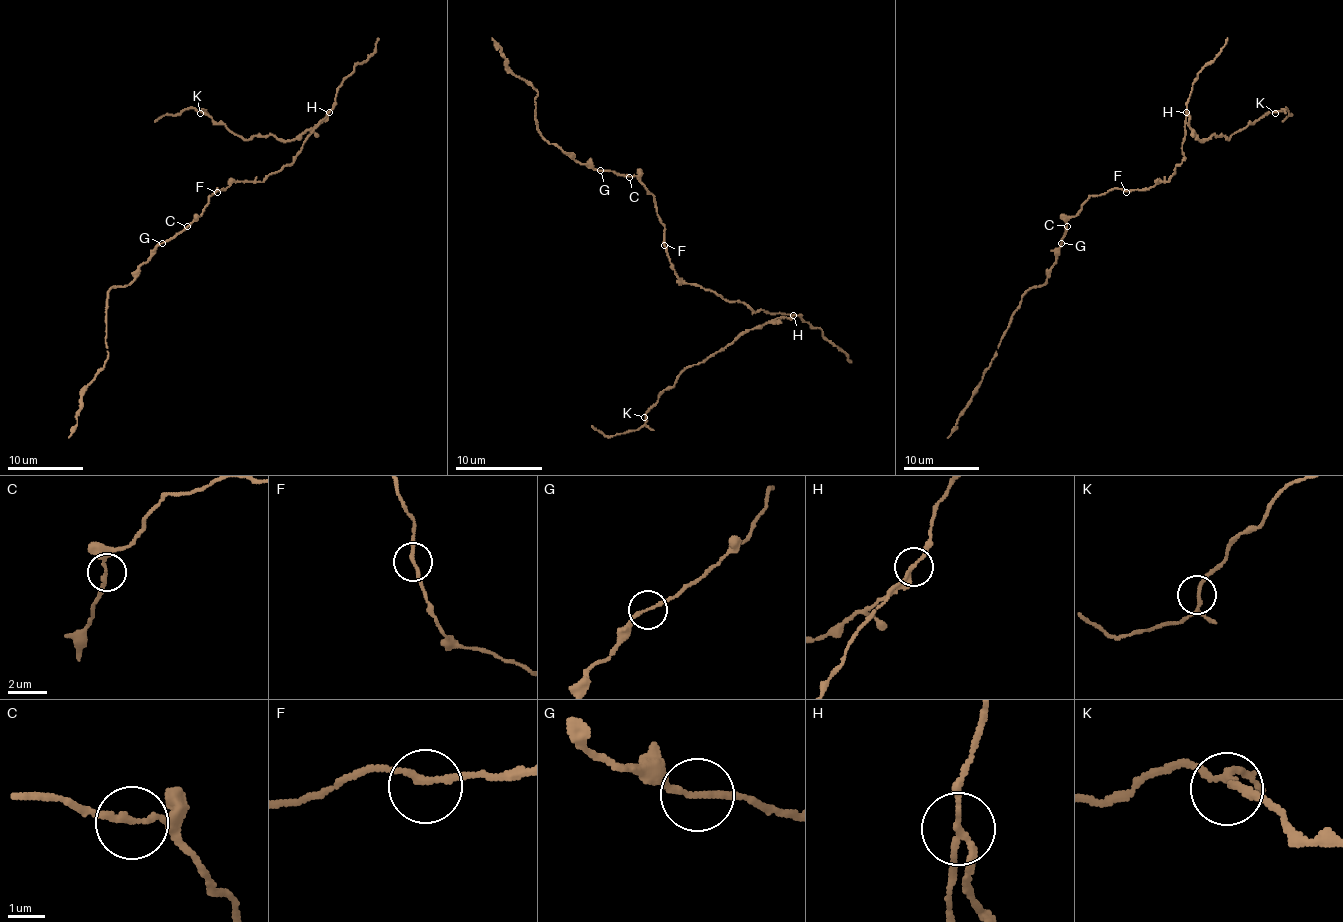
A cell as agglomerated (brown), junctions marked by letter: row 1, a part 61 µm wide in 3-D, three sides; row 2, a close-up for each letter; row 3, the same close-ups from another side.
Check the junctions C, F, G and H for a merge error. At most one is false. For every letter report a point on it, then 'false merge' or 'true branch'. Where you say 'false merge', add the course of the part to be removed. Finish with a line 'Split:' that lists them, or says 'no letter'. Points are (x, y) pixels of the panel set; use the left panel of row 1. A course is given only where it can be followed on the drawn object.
C: place (187, 226); true branch
F: place (217, 192); true branch
G: place (162, 243); true branch
H: place (329, 112); false merge; course (328, 113), (294, 139), (283, 141), (274, 135), (240, 137), (202, 111), (192, 109), (164, 114), (155, 122)
Split: H

